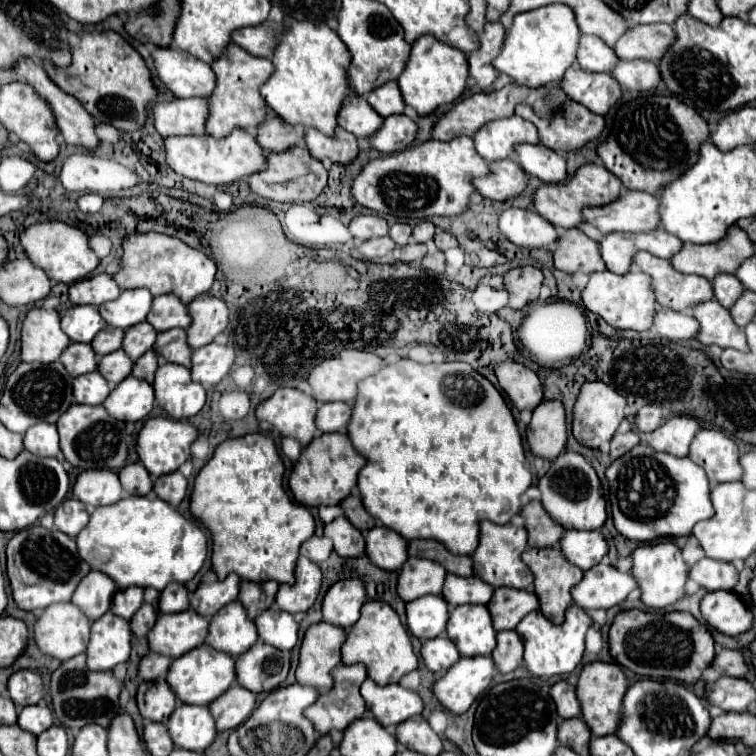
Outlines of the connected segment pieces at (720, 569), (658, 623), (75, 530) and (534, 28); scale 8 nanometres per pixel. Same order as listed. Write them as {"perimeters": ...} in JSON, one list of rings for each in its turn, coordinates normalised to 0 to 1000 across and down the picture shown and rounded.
{"perimeters":[[[[931,737],[921,747],[915,747],[910,763],[937,782],[950,782],[968,779],[976,769],[976,755],[960,742],[944,742]]],[[[847,806],[820,808],[804,835],[810,872],[849,896],[894,898],[921,903],[937,877],[944,872],[944,845],[934,827],[923,824],[913,811],[854,811]]],[[[87,660],[71,676],[71,694],[82,705],[101,710],[114,697],[116,684],[119,681],[116,681],[116,673],[111,665],[106,665],[103,660]]],[[[730,4],[706,15],[685,17],[677,36],[669,41],[664,70],[653,78],[653,89],[661,97],[675,99],[683,110],[698,115],[714,115],[730,107],[741,107],[751,89],[762,83],[767,38],[762,20],[746,4]]]]}

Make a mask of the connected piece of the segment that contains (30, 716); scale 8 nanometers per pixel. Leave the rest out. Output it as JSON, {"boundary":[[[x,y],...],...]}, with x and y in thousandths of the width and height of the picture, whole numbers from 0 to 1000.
{"boundary":[[[58,930],[34,933],[24,946],[24,962],[29,962],[29,967],[40,967],[42,972],[58,970],[66,959],[69,959],[69,940]]]}

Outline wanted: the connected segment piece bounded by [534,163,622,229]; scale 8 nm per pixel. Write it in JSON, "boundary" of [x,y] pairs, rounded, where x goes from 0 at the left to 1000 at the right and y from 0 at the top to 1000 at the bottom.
{"boundary":[[[780,216],[780,218],[767,221],[762,226],[762,231],[746,242],[717,245],[706,255],[706,276],[720,290],[725,290],[730,298],[757,303],[757,300],[767,300],[772,295],[772,287],[770,287],[772,274],[794,274],[794,271],[810,269],[812,263],[817,263],[820,255],[823,255],[820,237],[812,234],[796,216]]]}

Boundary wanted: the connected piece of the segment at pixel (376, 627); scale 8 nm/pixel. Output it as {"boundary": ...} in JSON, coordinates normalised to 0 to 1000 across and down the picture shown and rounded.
{"boundary":[[[484,795],[479,800],[479,813],[474,824],[468,824],[452,853],[452,877],[479,877],[487,888],[487,896],[508,909],[511,903],[526,903],[529,896],[548,888],[553,882],[553,869],[548,866],[540,835],[532,829],[524,808],[513,798]]]}

